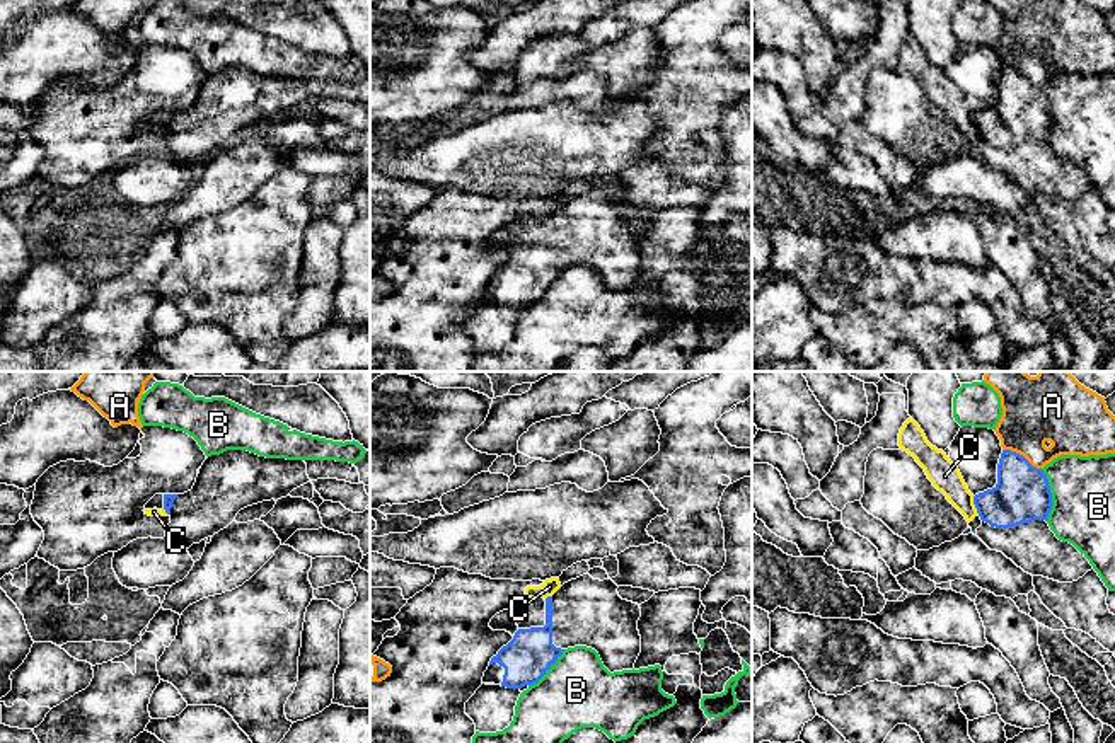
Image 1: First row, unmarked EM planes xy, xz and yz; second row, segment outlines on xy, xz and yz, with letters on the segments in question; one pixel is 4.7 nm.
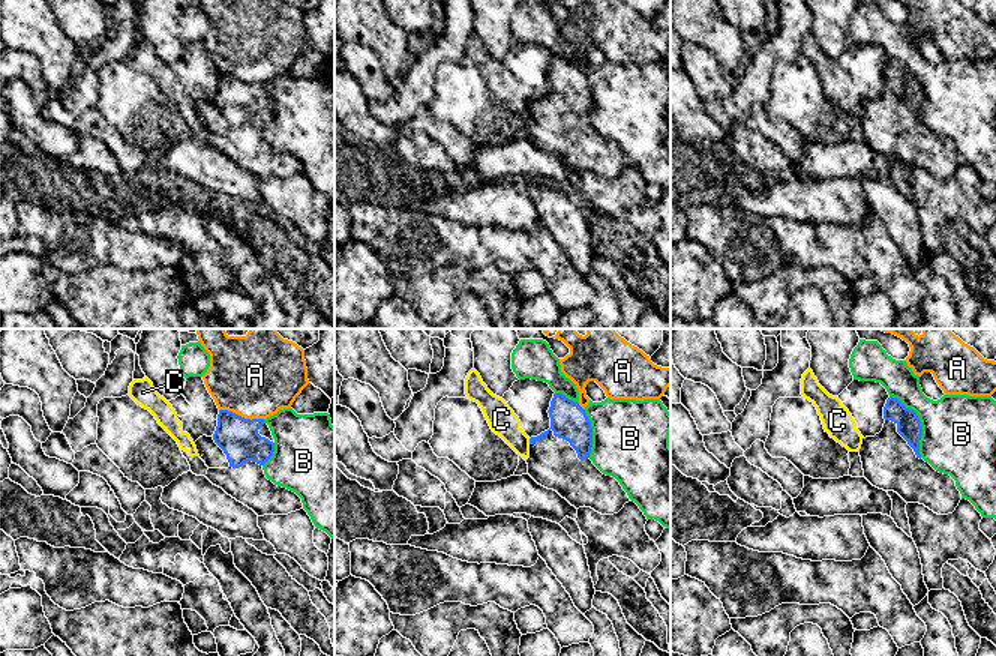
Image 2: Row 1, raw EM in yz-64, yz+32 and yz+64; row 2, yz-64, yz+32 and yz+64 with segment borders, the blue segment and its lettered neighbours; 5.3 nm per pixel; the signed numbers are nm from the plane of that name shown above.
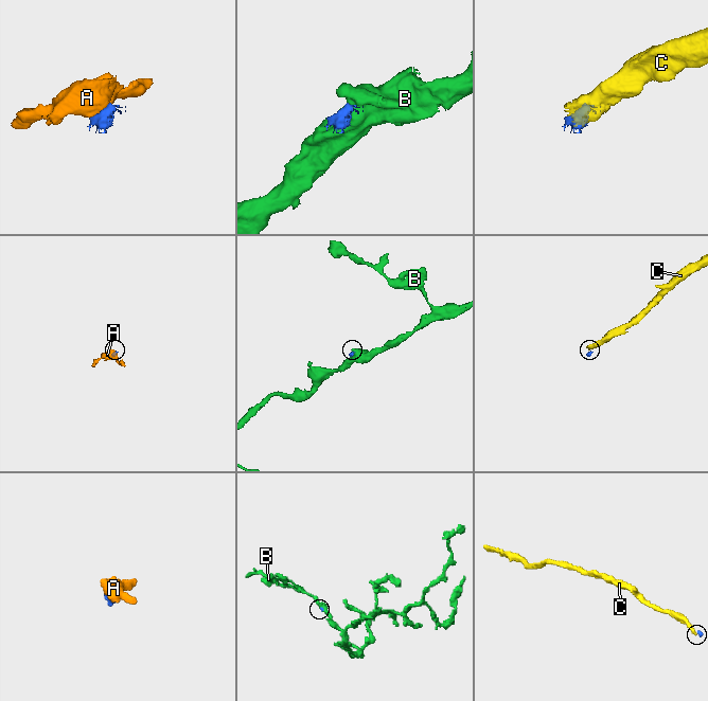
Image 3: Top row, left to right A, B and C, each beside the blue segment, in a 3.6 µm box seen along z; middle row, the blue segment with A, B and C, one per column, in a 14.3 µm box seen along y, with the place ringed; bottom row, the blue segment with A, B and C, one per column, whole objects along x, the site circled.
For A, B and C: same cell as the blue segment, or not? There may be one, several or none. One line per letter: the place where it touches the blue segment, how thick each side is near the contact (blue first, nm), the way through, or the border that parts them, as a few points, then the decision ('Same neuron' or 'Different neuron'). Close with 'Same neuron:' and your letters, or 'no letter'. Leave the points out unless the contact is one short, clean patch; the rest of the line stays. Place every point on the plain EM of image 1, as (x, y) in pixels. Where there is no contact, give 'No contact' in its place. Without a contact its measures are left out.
A: Touches blue at yz (1022, 74). Thickness 260 nm (blue) against 300 nm. Boundary: yz (1003, 67), (1022, 72), (1040, 87). Different neuron
B: Touches blue at yz (1051, 113). Thickness 260 nm (blue) against 300 nm. Different neuron
C: Touches blue at yz (976, 125). Thickness 260 nm (blue) against 140 nm. Boundary: yz (972, 115), (979, 133). Different neuron
Same neuron: no letter

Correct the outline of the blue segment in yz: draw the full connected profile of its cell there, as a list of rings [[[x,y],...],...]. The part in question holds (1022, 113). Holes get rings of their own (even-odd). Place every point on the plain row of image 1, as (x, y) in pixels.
[[[1002,68],[997,102],[975,112],[973,123],[982,138],[977,155],[1025,191],[1072,201],[1093,187],[1084,172],[1050,148],[1047,136],[1054,119],[1049,97],[1023,73]]]

